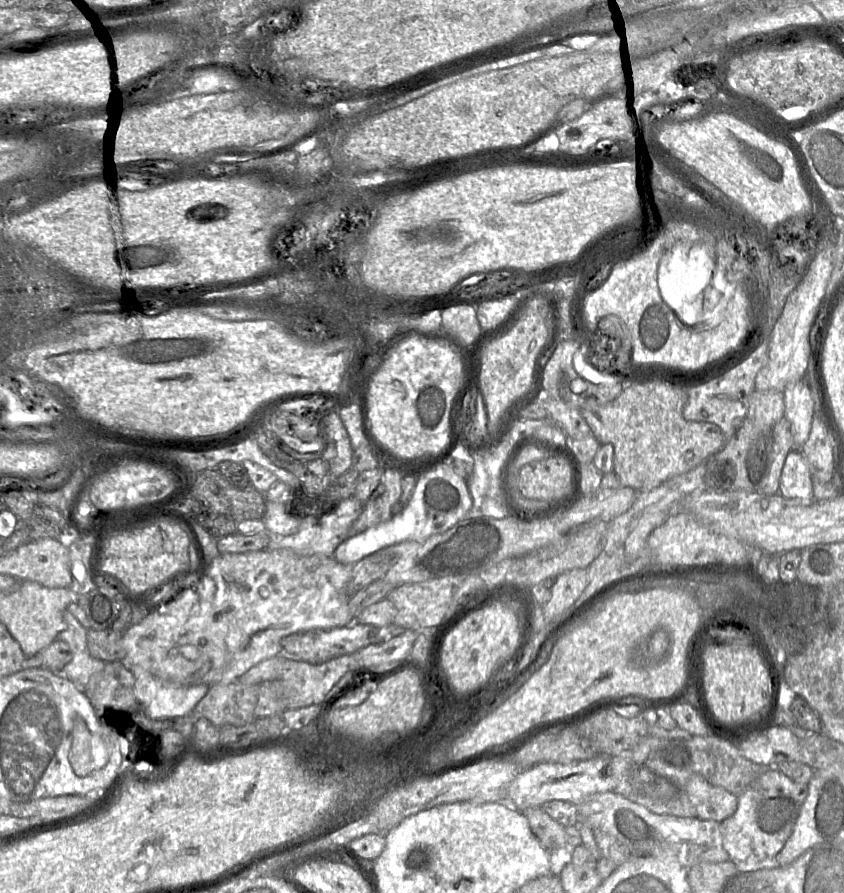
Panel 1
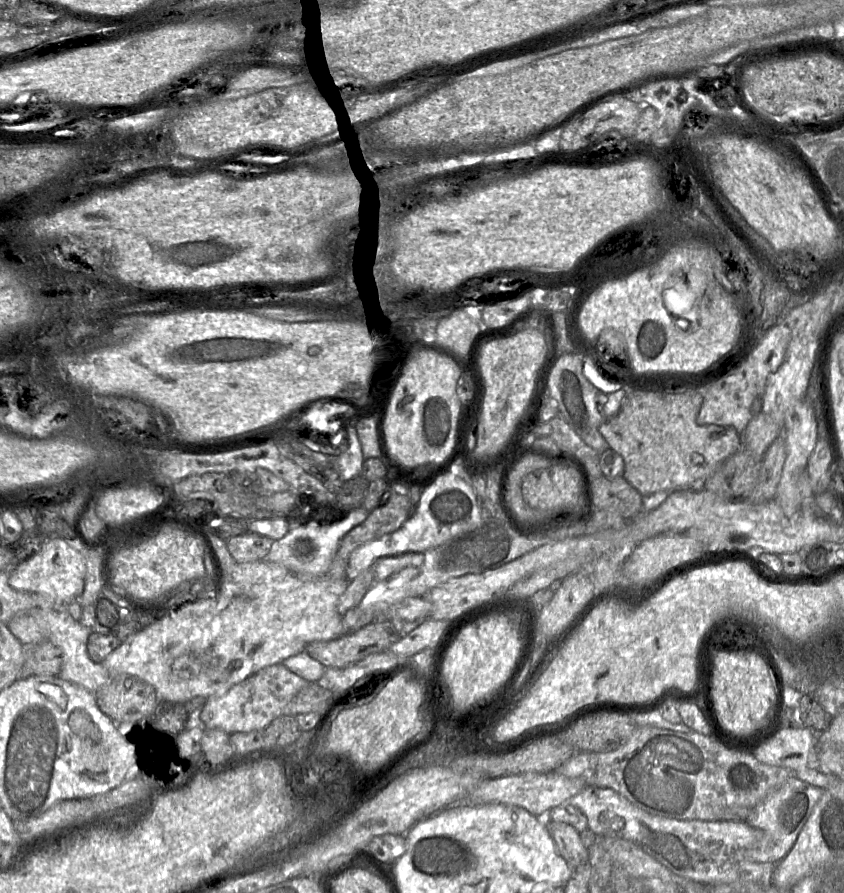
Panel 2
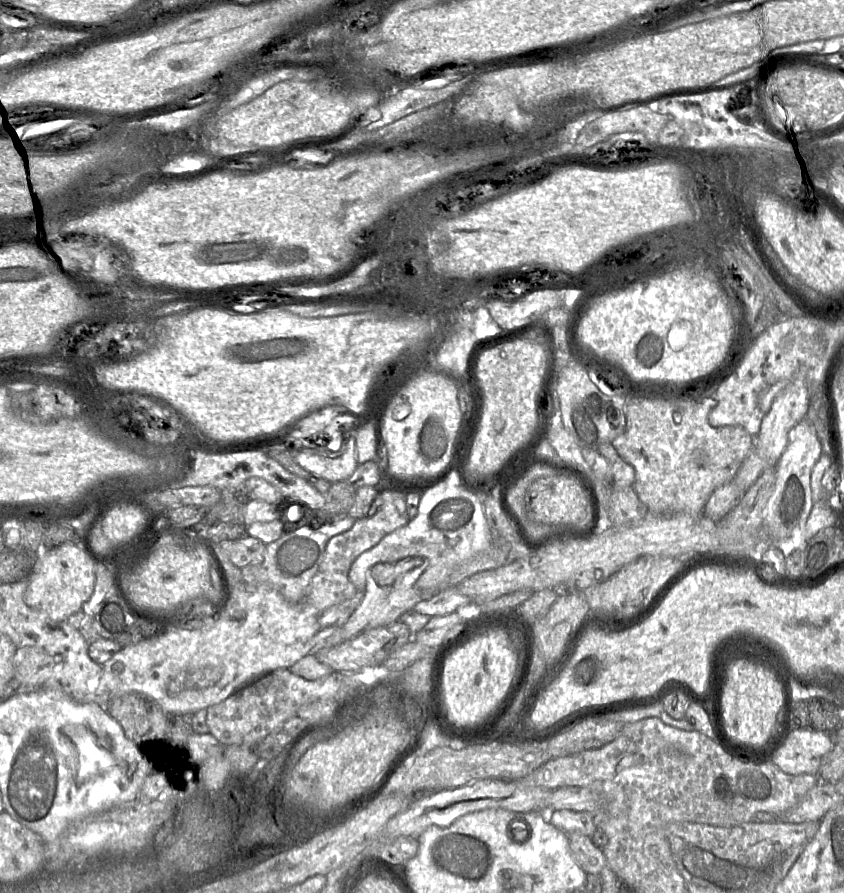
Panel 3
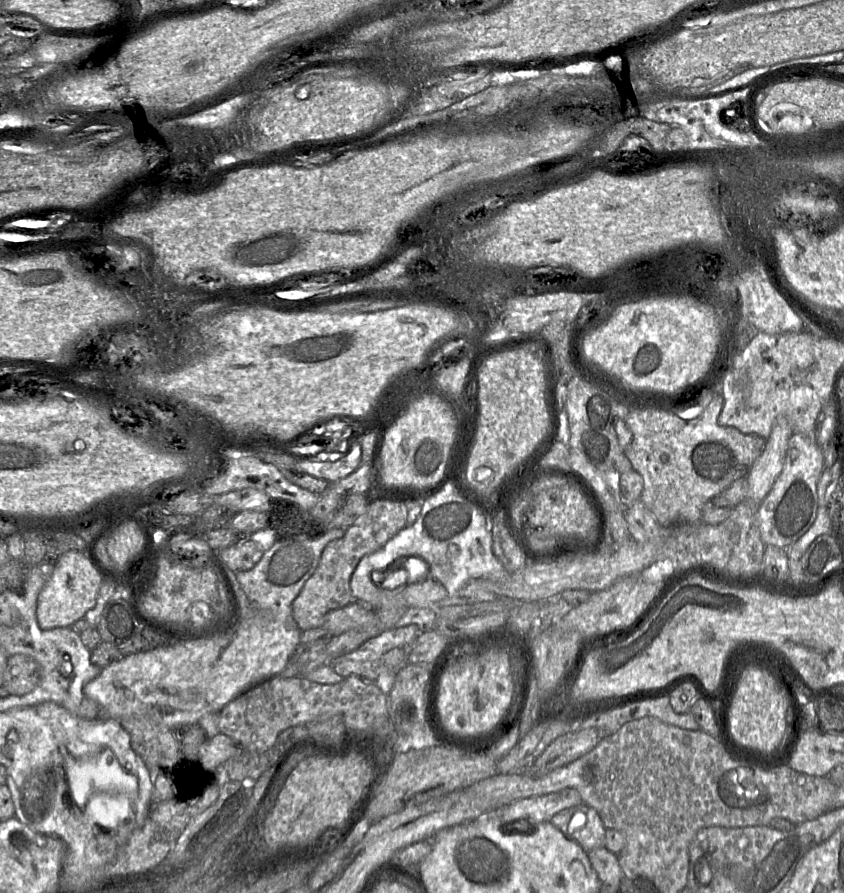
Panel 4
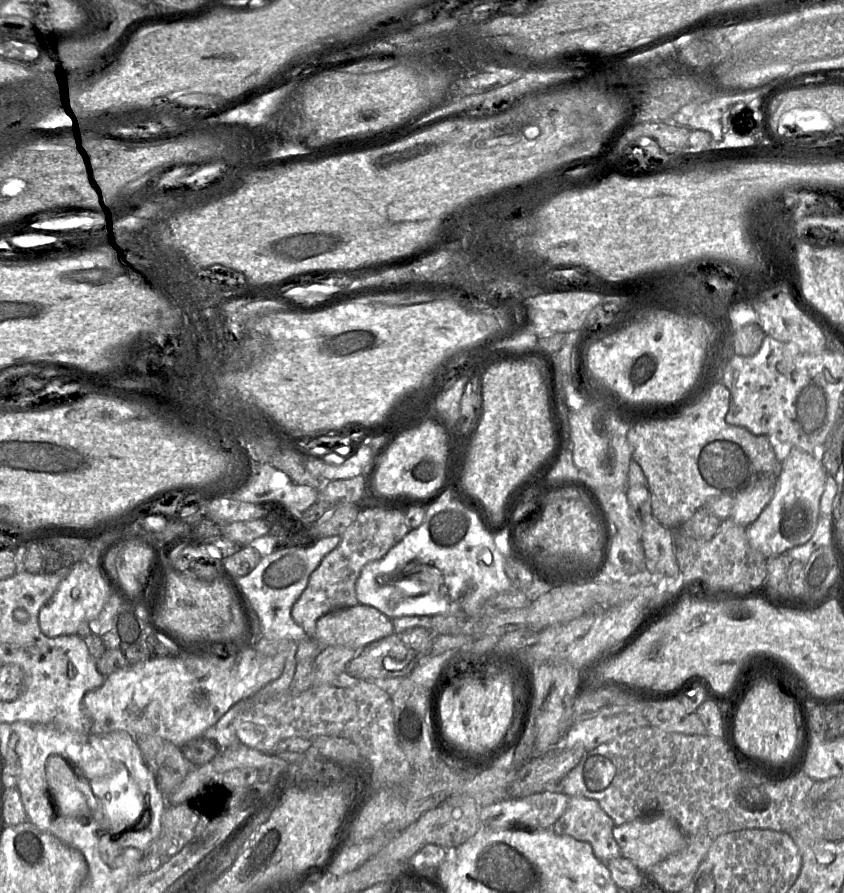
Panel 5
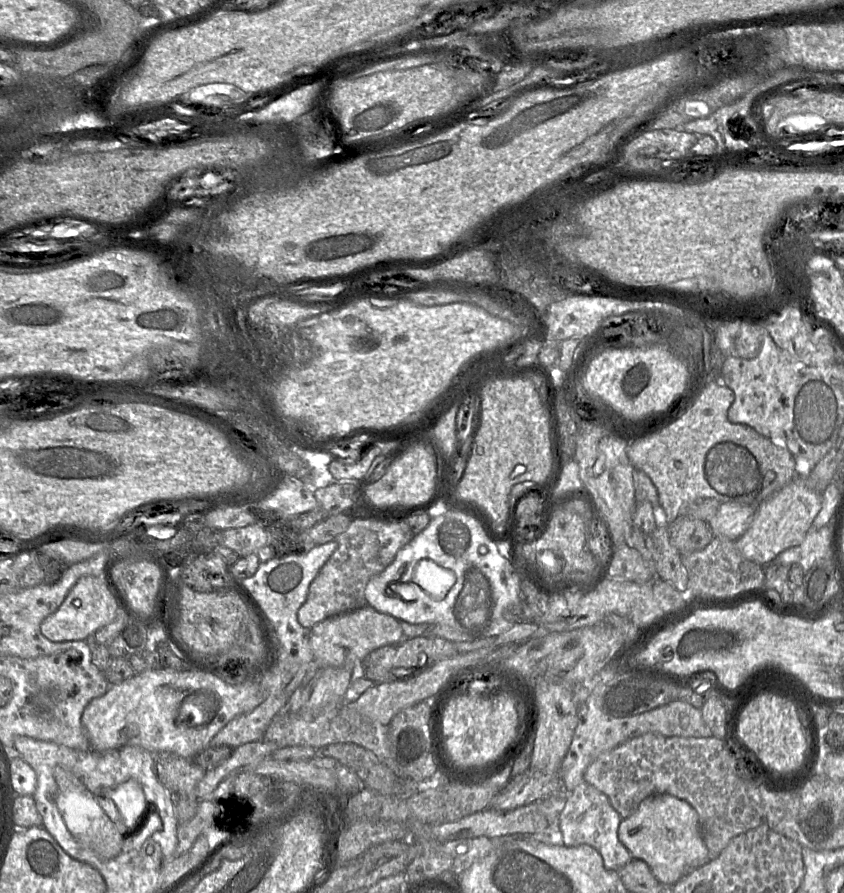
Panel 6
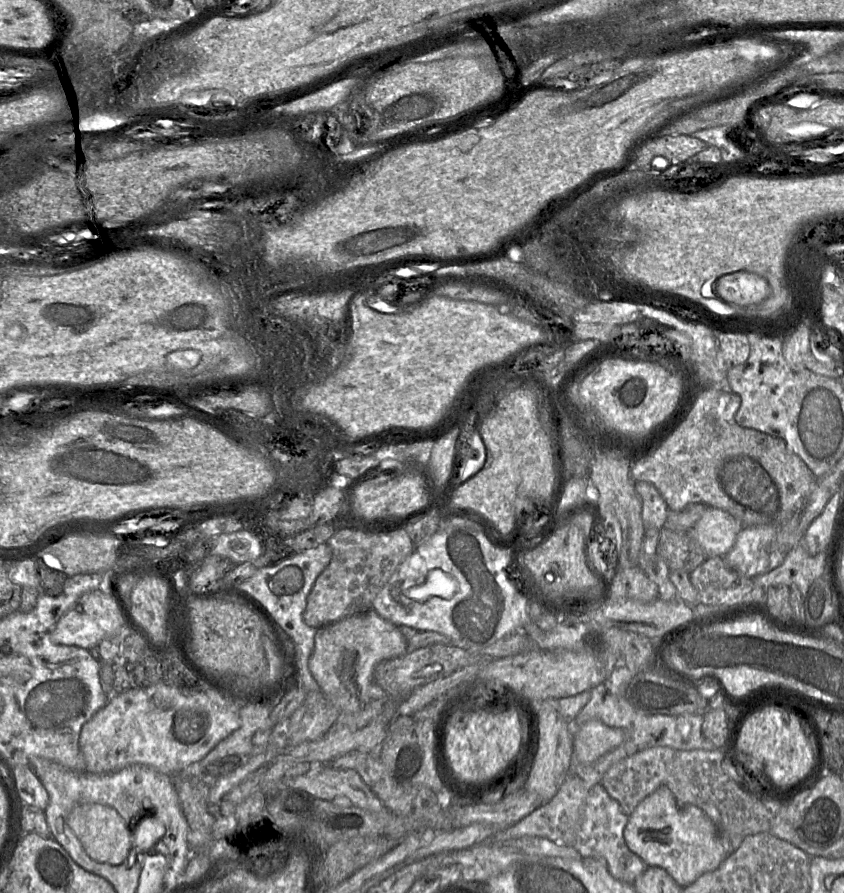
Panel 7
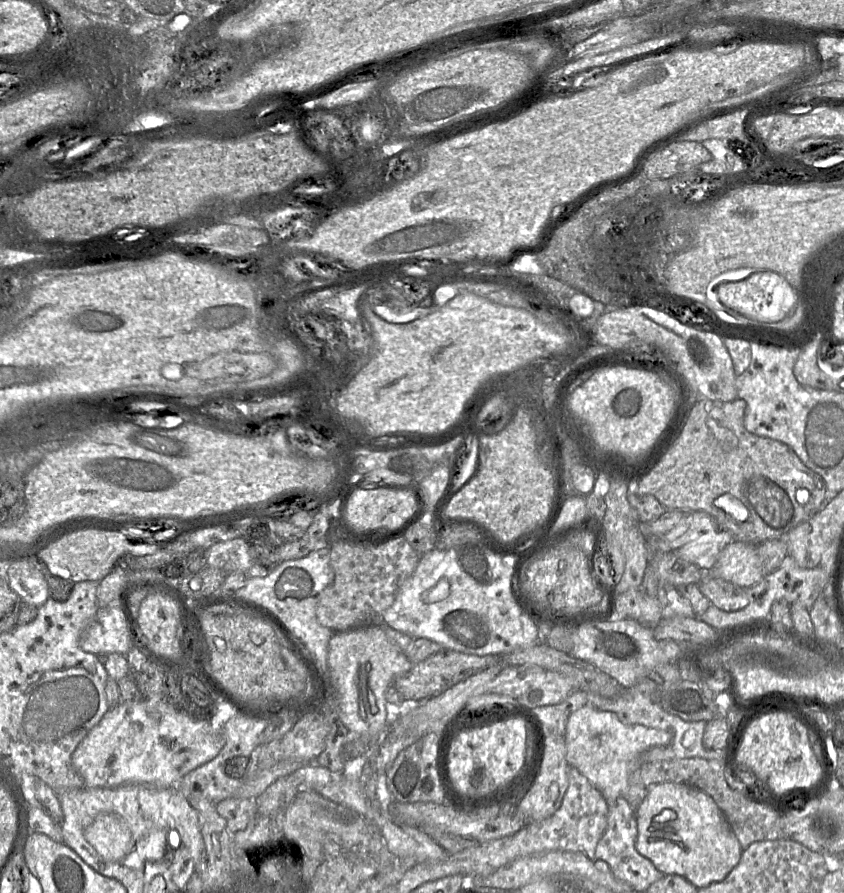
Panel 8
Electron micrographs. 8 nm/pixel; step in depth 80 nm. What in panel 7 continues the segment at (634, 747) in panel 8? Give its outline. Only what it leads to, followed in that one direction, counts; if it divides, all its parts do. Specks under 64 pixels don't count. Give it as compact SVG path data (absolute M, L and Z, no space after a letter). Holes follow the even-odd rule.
M598 719L589 720L574 732L573 753L579 762L591 765L624 741L623 730L609 727Z

